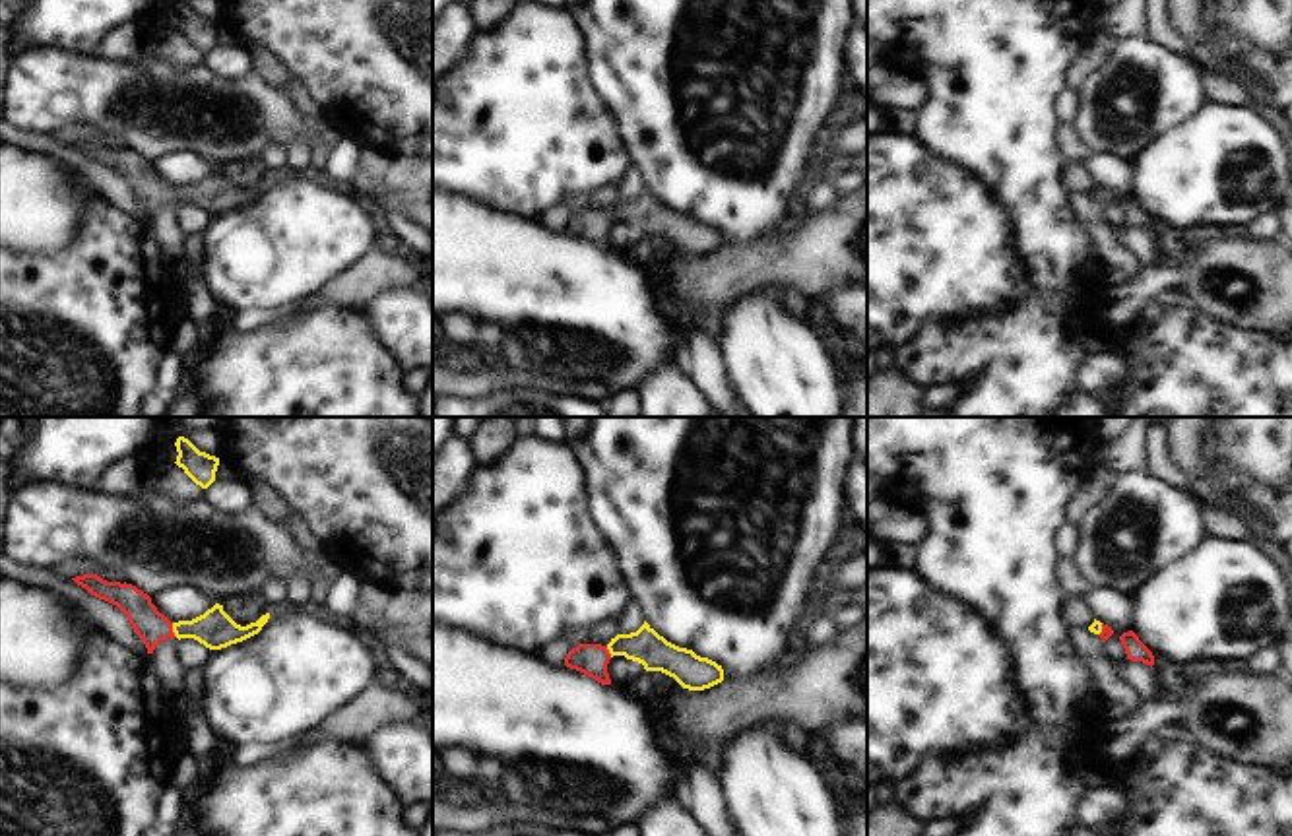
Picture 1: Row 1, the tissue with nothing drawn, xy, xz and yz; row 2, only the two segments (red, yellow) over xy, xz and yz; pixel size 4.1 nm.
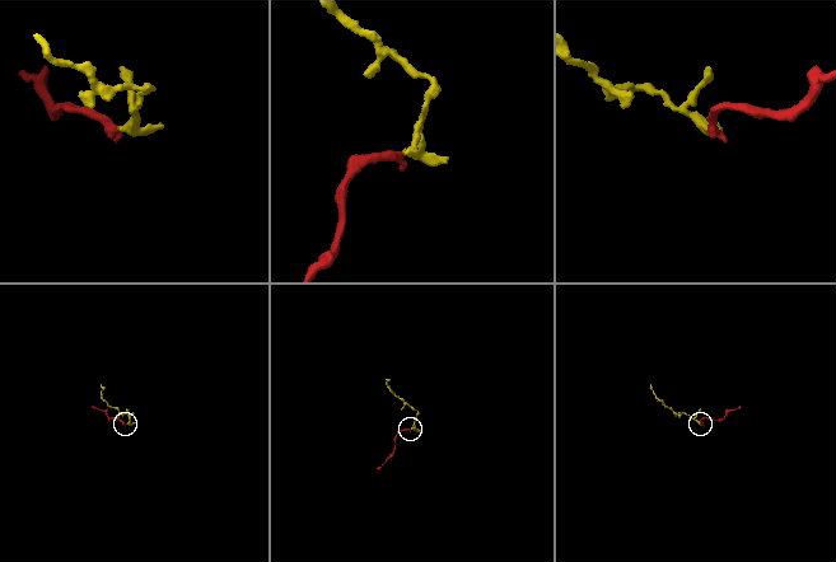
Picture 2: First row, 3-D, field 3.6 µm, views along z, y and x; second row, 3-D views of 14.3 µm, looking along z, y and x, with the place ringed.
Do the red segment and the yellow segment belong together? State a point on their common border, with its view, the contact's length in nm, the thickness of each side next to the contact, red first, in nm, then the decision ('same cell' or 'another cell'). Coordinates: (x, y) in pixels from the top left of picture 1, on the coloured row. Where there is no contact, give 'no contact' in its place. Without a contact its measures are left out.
meets red in xy at (171, 631); contact 70 nm long; 140 nm thick on the red side, 160 nm on the other; same cell

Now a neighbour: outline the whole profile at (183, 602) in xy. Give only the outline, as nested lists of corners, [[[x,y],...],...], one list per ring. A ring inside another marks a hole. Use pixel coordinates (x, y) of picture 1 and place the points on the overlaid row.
[[[190,584],[163,588],[151,595],[151,603],[171,623],[192,621],[215,605],[215,601]]]

